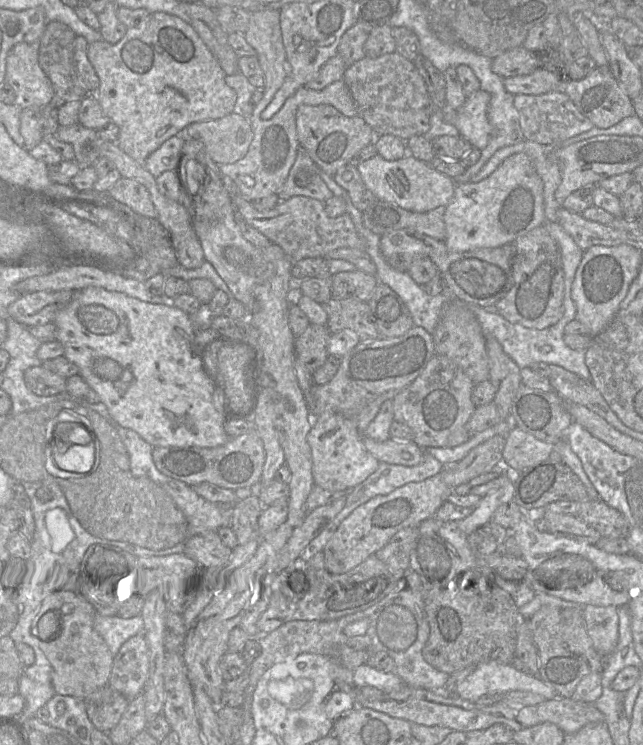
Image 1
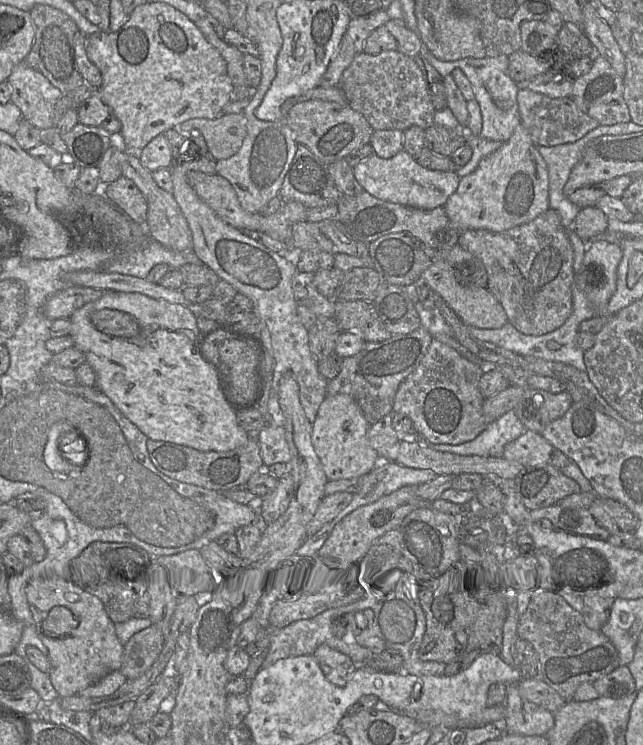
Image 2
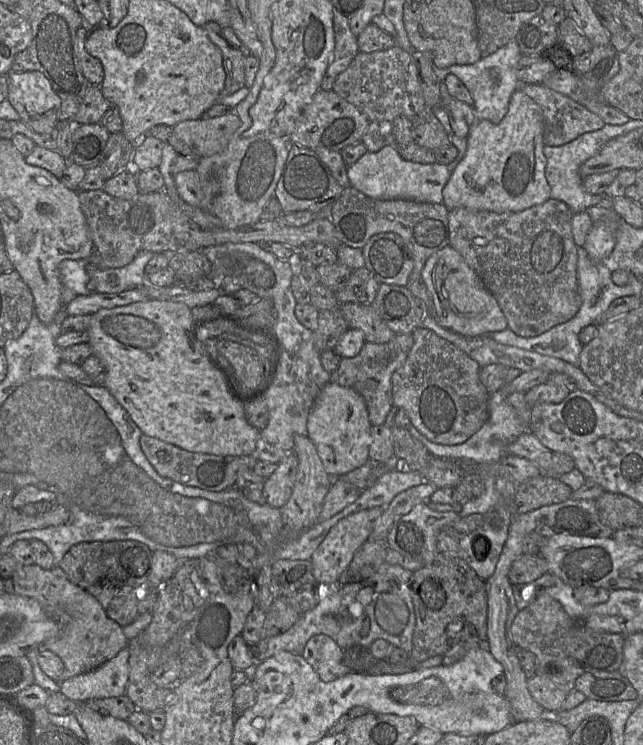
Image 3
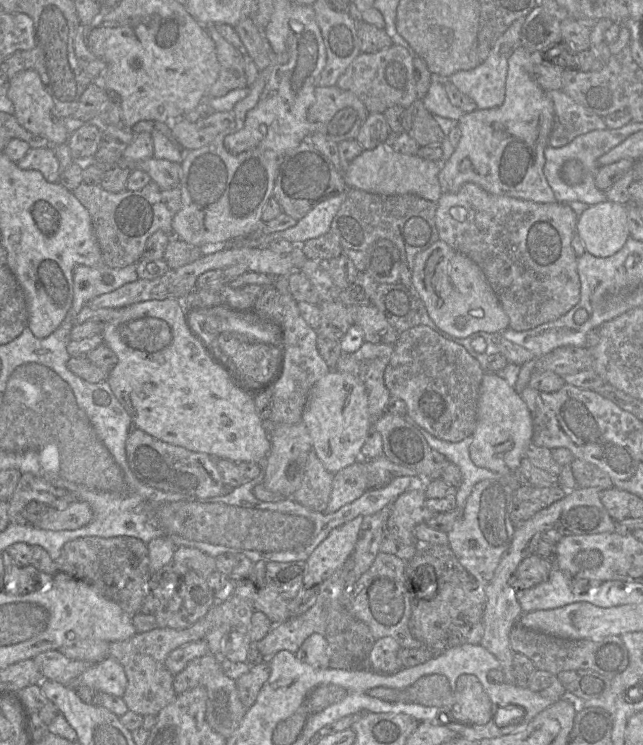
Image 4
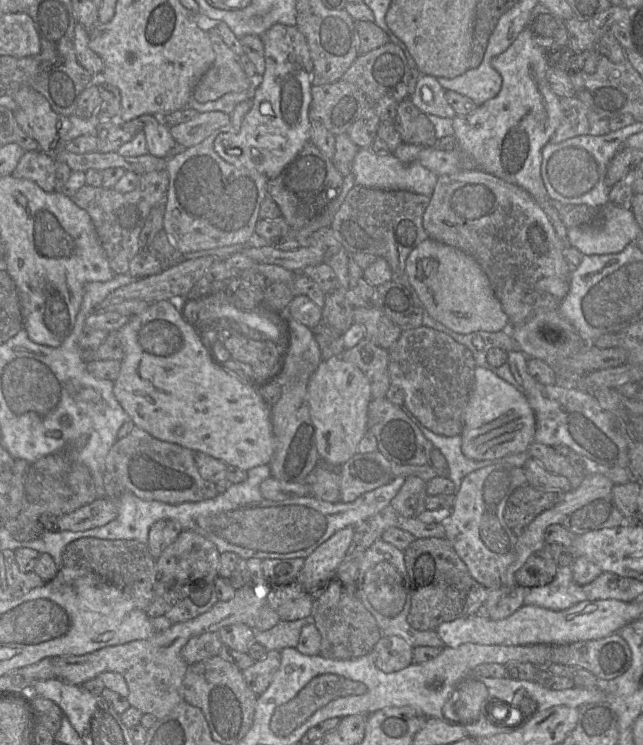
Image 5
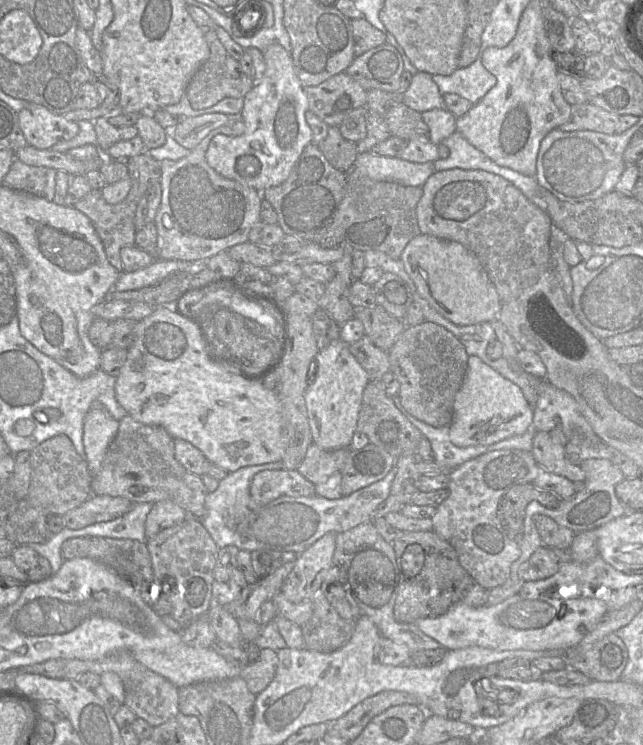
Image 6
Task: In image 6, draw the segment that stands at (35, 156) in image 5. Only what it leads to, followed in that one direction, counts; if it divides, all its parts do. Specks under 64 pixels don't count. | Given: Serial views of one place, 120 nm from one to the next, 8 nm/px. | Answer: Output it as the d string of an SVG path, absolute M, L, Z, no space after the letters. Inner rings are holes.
M15 159L2 185L52 202L56 189L56 172L53 168L30 166Z

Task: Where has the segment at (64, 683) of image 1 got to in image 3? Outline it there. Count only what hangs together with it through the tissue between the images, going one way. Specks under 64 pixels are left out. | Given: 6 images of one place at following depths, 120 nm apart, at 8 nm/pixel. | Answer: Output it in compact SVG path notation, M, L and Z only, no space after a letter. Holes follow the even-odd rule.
M36 564L17 565L10 578L15 593L36 599L60 627L56 637L41 645L55 653L64 664L64 671L57 680L59 684L101 666L127 647L129 639L123 634L122 627L106 615L97 598L73 584L59 566L43 569Z

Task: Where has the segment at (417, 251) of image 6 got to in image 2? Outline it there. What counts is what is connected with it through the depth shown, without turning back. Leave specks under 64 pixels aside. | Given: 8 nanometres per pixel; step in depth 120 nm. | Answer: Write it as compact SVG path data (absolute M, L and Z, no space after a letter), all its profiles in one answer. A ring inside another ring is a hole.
M438 260L428 267L422 273L419 284L427 285L439 295L464 324L480 329L499 329L508 322L502 305L487 288L460 283L450 265L444 260Z

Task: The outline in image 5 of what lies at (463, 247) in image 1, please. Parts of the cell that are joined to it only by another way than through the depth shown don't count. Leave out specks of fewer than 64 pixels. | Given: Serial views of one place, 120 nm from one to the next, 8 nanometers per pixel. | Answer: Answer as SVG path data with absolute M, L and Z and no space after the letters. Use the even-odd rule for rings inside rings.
M525 28L507 50L492 59L491 65L502 77L502 87L497 96L469 114L453 118L453 135L457 139L454 150L424 147L417 161L437 176L450 175L460 171L460 151L466 153L479 169L527 191L546 213L565 248L569 246L568 229L554 207L541 176L542 149L562 122L560 98L552 91L546 78L548 65L544 49Z

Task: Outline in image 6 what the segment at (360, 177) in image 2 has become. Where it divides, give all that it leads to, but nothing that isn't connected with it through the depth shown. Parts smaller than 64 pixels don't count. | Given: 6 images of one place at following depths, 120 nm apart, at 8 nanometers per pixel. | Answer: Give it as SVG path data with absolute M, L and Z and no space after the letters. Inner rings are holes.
M368 151L358 153L355 167L358 167L373 180L393 181L412 187L422 187L435 172L431 162L409 162L397 157L380 156Z

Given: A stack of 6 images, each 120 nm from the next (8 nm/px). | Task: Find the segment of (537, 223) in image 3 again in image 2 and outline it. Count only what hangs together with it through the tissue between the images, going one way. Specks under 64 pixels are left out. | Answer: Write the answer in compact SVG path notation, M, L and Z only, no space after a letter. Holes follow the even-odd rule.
M549 208L532 221L502 232L464 230L457 244L483 263L487 289L502 305L508 322L521 333L547 334L571 315L574 251L557 211Z

